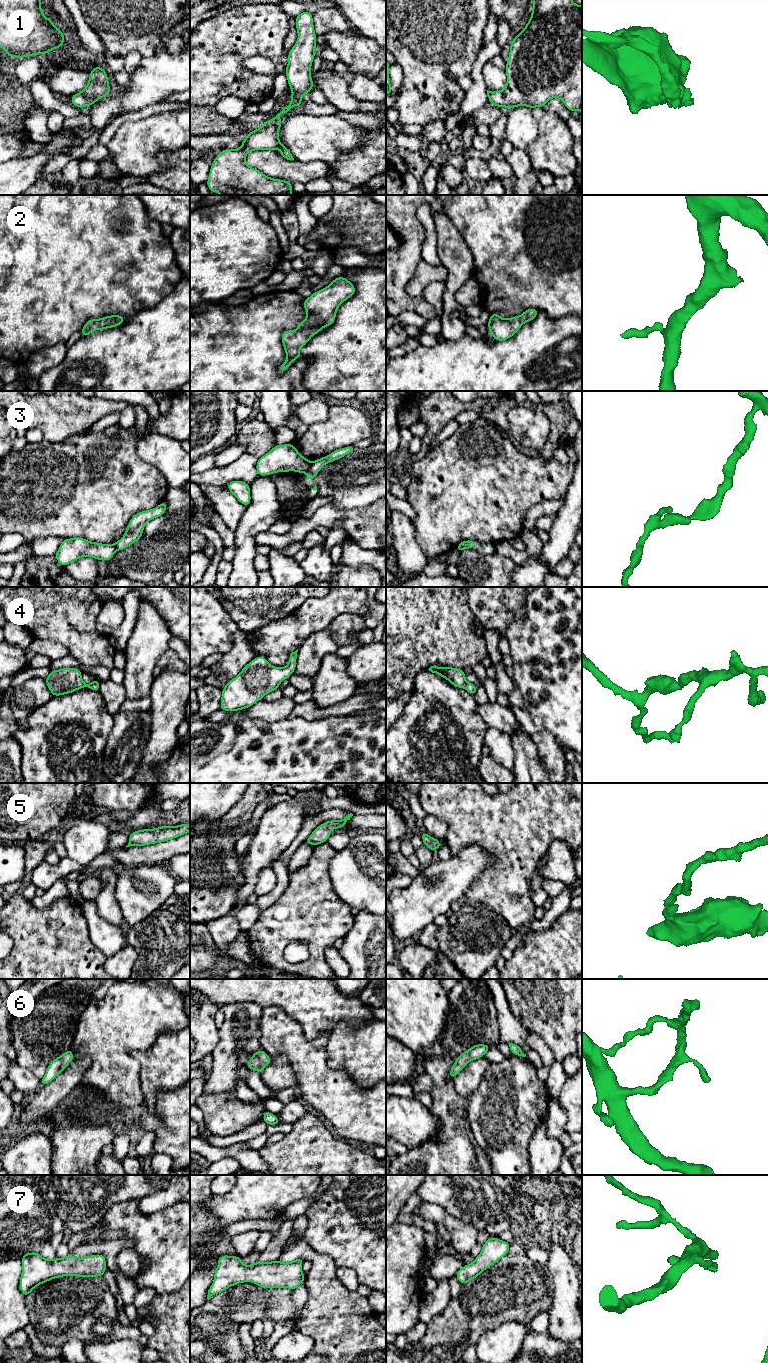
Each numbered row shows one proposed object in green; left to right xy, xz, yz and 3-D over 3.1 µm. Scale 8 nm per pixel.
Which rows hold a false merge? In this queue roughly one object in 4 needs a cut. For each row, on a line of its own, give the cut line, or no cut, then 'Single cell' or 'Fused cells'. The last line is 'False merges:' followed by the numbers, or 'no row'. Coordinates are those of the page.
1: No split. Single cell
2: No split. Single cell
3: Split along xz (312, 462), (307, 471). Fused cells
4: No split. Single cell
5: No split. Single cell
6: No split. Single cell
7: No split. Single cell
False merges: 3

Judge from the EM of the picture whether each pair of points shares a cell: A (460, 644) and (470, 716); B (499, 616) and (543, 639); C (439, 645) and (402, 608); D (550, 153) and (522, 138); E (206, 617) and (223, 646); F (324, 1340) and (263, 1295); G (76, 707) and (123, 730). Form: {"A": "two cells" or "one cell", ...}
{"A": "two cells", "B": "two cells", "C": "one cell", "D": "two cells", "E": "one cell", "F": "two cells", "G": "two cells"}

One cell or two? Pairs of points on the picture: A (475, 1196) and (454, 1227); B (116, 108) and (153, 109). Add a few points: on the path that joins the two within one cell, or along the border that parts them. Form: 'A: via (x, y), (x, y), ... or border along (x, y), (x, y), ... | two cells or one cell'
A: border along (439, 1206), (448, 1213), (470, 1222), (478, 1231) | two cells
B: border along (163, 101), (151, 103), (138, 110), (119, 116) | two cells

